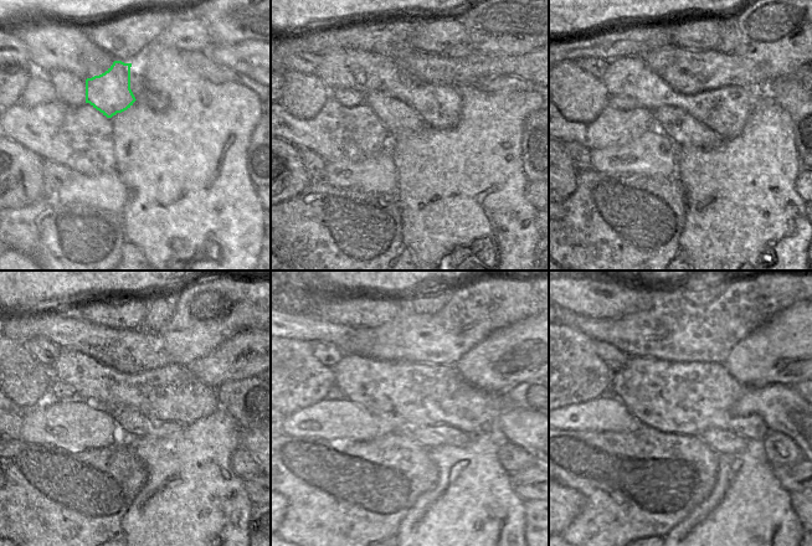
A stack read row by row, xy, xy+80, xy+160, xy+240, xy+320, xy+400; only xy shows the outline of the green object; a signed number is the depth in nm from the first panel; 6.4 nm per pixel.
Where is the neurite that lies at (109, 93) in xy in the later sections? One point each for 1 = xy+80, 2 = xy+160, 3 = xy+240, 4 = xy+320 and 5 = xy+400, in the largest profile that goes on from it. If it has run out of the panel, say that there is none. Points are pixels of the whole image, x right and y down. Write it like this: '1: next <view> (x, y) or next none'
1: next xy+80 (397, 117)
2: next xy+160 (684, 130)
3: next xy+240 (132, 423)
4: next xy+320 (428, 436)
5: next xy+400 (721, 441)

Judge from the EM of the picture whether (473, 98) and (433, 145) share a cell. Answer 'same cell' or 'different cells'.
same cell

